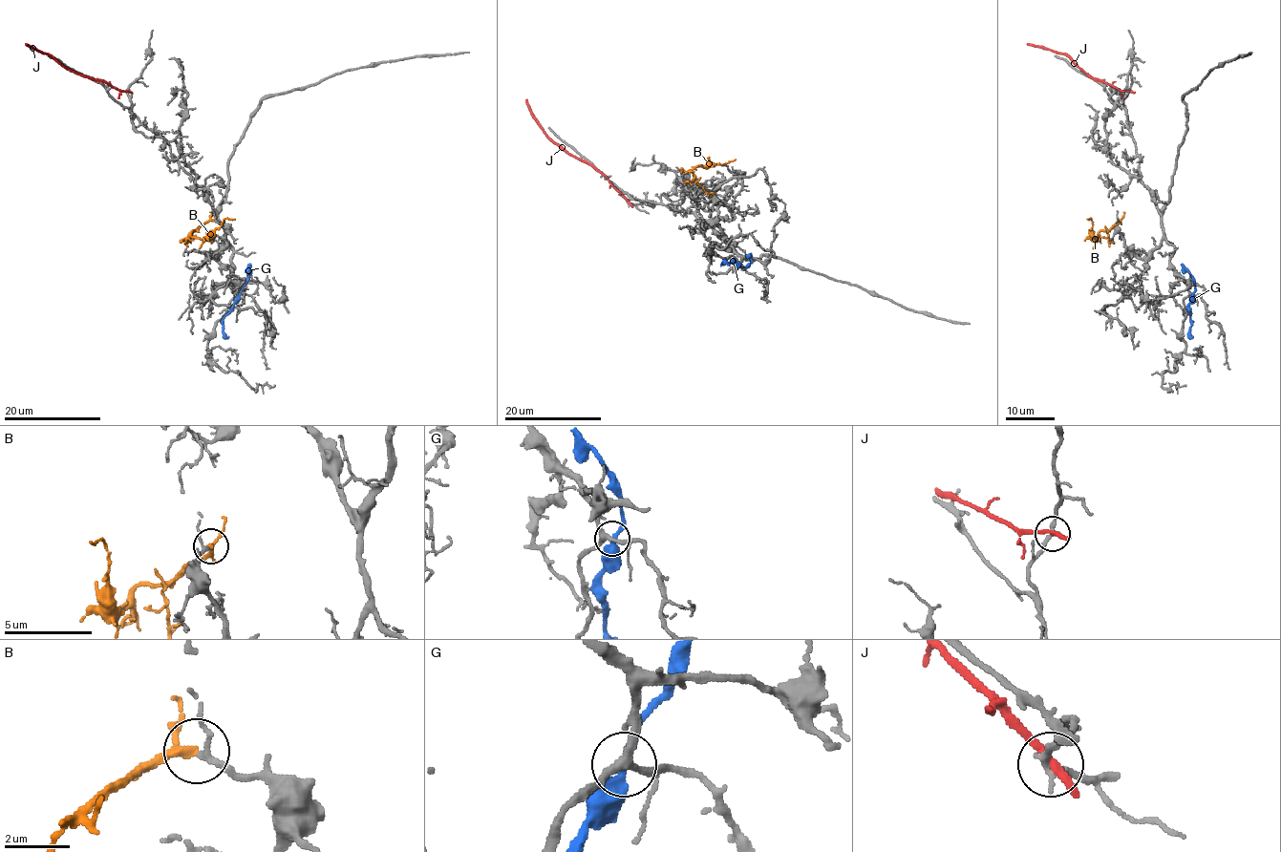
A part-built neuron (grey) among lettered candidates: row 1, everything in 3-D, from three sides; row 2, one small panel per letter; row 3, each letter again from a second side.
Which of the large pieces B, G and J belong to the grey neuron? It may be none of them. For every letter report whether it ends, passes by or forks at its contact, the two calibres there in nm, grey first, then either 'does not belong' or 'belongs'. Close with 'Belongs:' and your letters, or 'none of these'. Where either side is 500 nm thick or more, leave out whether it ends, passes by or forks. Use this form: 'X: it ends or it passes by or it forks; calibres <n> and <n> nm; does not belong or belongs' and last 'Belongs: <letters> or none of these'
B: it passes by; calibres 160 and 220 nm; belongs
G: it passes by; calibres 240 and 360 nm; does not belong
J: it passes by; calibres 220 and 240 nm; does not belong
Belongs: B

